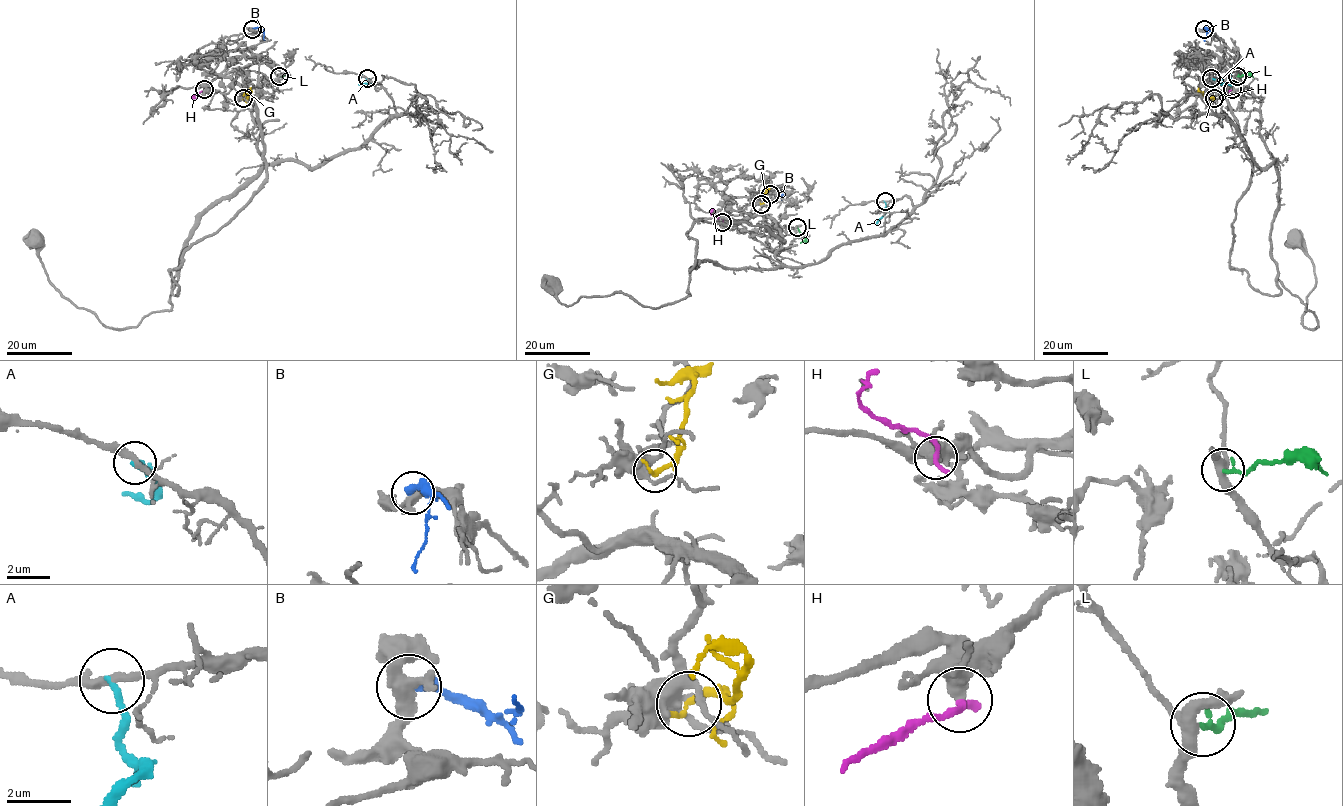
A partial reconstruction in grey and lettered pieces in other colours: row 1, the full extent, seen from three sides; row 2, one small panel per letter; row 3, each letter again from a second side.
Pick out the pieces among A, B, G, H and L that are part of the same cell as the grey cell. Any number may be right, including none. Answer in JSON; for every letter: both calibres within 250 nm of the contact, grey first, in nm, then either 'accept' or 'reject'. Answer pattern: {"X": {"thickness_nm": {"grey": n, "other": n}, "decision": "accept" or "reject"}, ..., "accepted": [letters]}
{"A": {"thickness_nm": {"grey": 280, "other": 200}, "decision": "reject"}, "B": {"thickness_nm": {"grey": 340, "other": 400}, "decision": "reject"}, "G": {"thickness_nm": {"grey": 360, "other": 260}, "decision": "reject"}, "H": {"thickness_nm": {"grey": 500, "other": 280}, "decision": "reject"}, "L": {"thickness_nm": {"grey": 360, "other": 180}, "decision": "accept"}, "accepted": ["L"]}

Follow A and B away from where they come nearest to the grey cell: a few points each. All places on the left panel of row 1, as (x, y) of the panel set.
A: (367, 78), (369, 83), (359, 85), (360, 73)
B: (253, 29), (261, 30), (265, 41)

